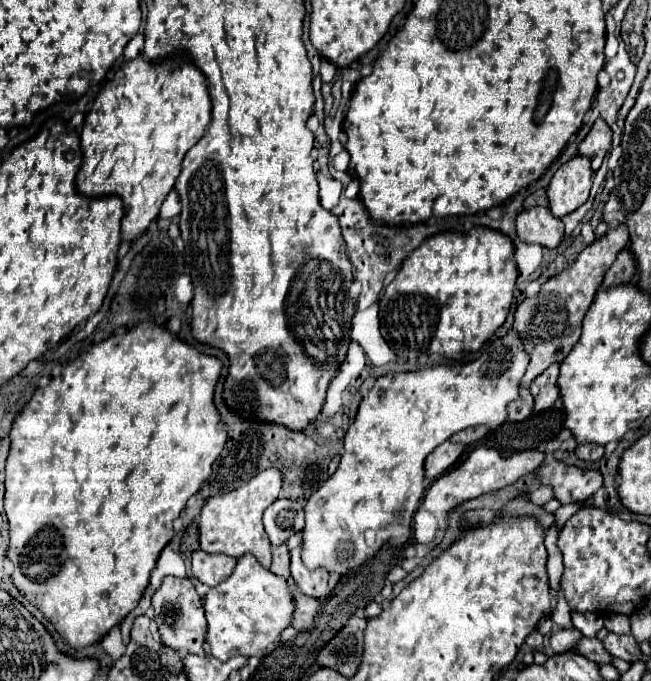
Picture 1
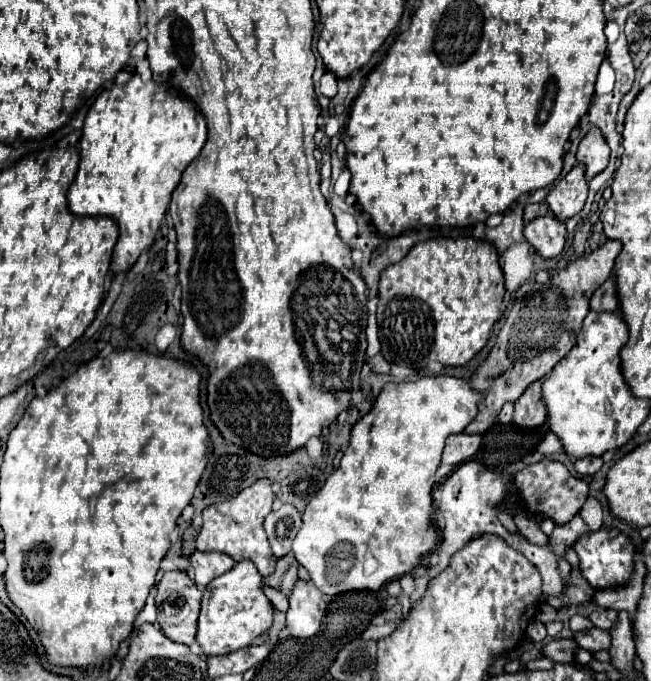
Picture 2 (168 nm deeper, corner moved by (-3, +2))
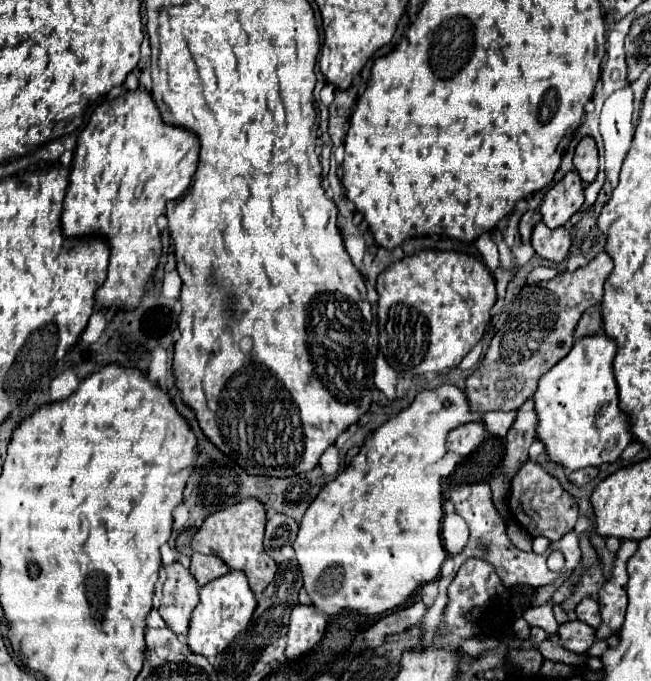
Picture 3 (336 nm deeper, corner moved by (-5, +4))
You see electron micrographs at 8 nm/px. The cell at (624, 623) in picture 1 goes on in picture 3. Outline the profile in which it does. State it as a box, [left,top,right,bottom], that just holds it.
[575,599,601,629]

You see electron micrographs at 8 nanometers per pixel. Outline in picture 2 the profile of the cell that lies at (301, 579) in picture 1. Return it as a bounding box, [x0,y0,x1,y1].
[287,581,327,639]

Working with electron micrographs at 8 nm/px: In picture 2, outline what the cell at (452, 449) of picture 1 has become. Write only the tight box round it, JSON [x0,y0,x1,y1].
[441,433,481,467]

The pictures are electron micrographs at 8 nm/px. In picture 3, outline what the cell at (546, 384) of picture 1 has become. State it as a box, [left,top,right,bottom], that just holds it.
[503,399,537,479]

